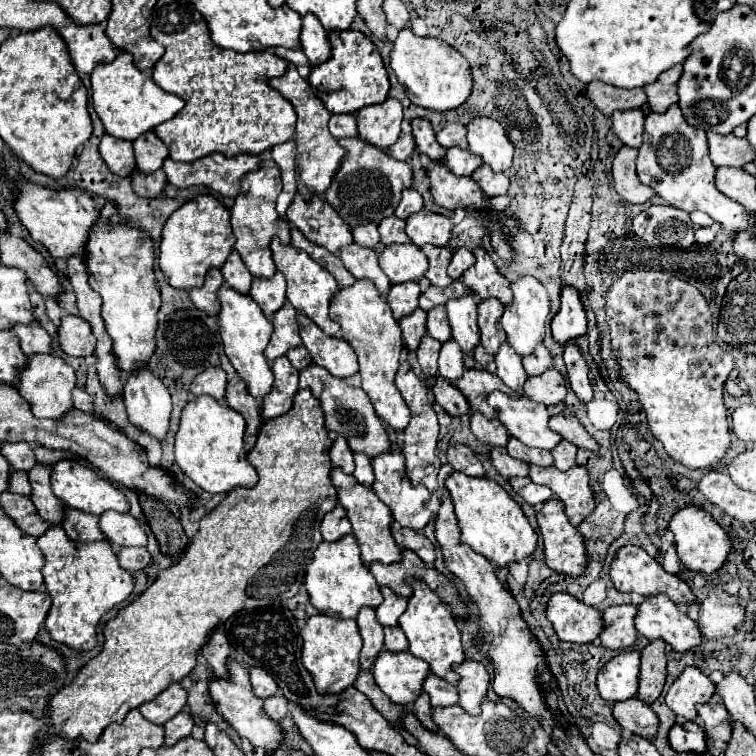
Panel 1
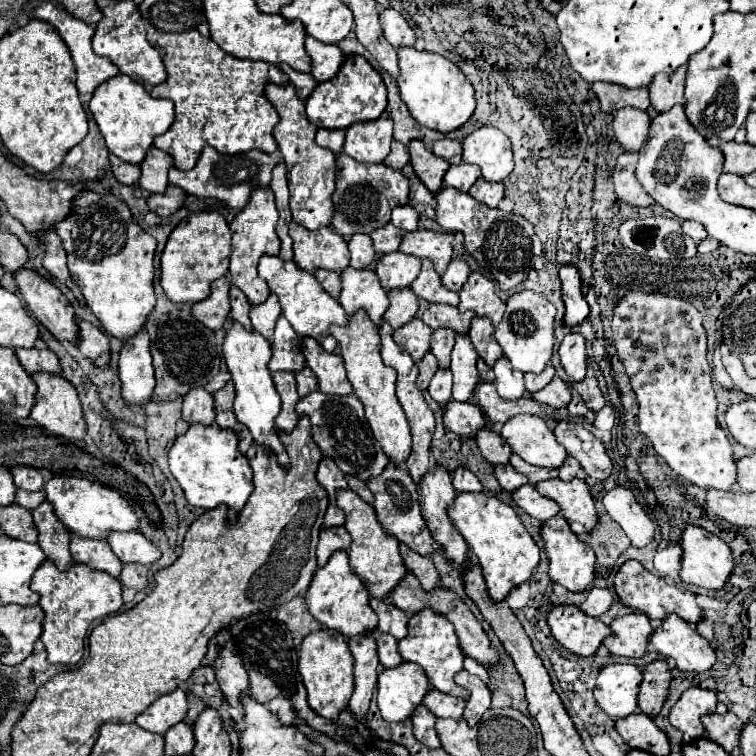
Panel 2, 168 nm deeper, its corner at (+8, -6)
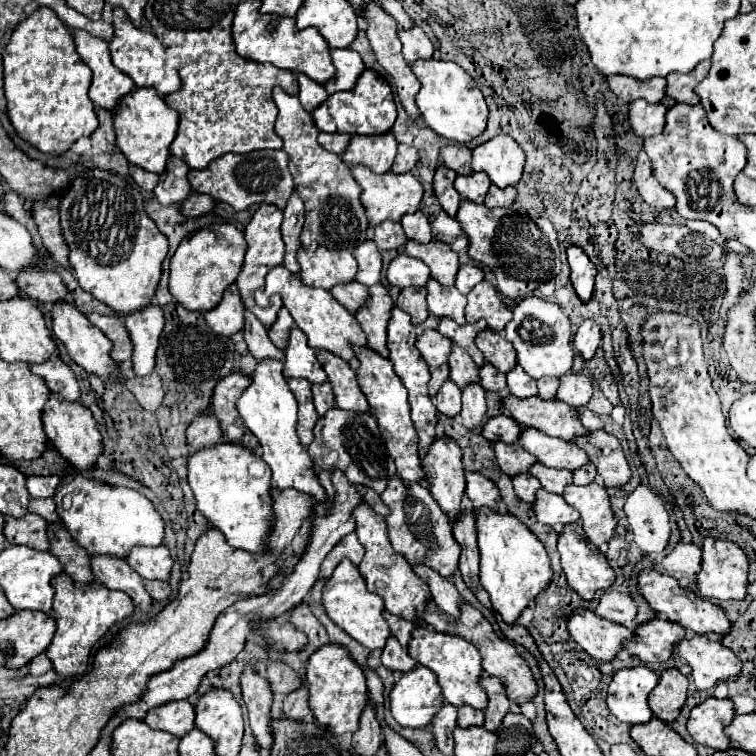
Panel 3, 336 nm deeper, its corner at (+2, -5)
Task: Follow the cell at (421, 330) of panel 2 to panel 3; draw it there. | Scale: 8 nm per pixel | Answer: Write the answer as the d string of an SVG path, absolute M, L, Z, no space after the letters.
M424 330L416 338L416 348L420 350L420 354L426 360L426 364L430 368L436 368L436 366L446 364L450 348L452 348L452 342L450 342L450 338L442 336L438 330Z

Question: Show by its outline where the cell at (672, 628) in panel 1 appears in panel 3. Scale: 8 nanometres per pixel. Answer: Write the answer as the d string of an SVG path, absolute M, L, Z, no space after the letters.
M694 634L692 638L684 636L676 642L676 652L690 664L692 680L698 690L708 690L720 680L724 682L738 676L742 666L730 648L704 634Z

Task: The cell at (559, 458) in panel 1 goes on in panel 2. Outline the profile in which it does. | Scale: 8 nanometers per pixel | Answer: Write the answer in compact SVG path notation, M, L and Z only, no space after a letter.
M570 457L568 461L564 461L564 465L558 469L560 479L564 479L564 481L572 481L578 475L578 471L580 471L580 463L576 463L574 457Z

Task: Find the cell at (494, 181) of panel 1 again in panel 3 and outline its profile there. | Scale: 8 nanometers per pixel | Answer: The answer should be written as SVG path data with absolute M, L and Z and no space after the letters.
M492 184L490 190L488 190L488 194L486 194L484 204L486 204L488 208L496 208L496 206L500 206L500 208L510 208L512 202L514 202L514 198L516 198L516 188L514 188L514 186L498 188L498 186Z

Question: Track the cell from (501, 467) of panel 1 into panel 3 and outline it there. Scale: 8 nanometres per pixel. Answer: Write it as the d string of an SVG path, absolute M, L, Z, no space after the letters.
M530 472L528 474L516 474L512 478L512 484L514 484L514 490L516 490L520 500L524 500L528 504L534 502L534 494L540 488L540 482Z

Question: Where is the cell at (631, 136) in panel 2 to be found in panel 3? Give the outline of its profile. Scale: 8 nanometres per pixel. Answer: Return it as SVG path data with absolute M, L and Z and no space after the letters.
M634 100L630 104L628 122L636 136L648 138L664 130L664 114L666 114L666 106L660 102L648 104L646 100Z

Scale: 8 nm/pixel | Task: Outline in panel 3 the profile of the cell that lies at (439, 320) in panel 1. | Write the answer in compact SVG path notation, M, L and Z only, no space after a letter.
M452 346L450 358L448 358L448 366L450 366L450 378L460 388L464 388L466 382L480 380L478 378L478 366L472 362L472 358L466 354L466 350L462 350L460 346Z

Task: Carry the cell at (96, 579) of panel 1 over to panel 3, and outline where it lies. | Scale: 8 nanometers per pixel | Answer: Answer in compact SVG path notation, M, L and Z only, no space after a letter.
M58 574L52 578L52 586L56 590L54 594L54 620L56 620L56 634L52 644L46 650L46 656L52 660L54 668L62 676L72 674L84 674L86 660L94 644L112 628L114 622L128 618L134 610L134 602L126 592L116 592L100 582L88 582L82 586L76 586L74 580L68 574Z

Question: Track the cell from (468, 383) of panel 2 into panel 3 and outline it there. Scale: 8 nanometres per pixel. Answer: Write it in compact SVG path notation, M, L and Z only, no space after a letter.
M470 382L462 388L462 418L464 426L468 430L476 430L486 420L486 400L484 400L484 388L480 382Z

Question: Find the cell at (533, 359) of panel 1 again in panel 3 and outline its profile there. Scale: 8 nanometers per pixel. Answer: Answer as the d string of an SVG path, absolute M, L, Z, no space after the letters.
M540 378L538 380L538 396L544 400L552 400L556 396L558 378Z

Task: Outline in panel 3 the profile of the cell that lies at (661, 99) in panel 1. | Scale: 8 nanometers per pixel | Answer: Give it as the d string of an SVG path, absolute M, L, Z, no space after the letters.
M700 62L690 74L670 74L666 76L666 96L676 102L698 104L698 94L694 92L696 84L708 74L710 62Z

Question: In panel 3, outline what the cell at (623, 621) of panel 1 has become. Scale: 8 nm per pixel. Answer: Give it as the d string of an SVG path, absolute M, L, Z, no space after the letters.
M652 618L650 622L644 622L640 624L636 630L634 630L634 636L624 644L624 648L632 654L632 656L638 656L642 662L664 662L672 656L672 650L674 650L674 644L678 640L684 638L684 628L670 622L670 620L662 620L662 618Z

